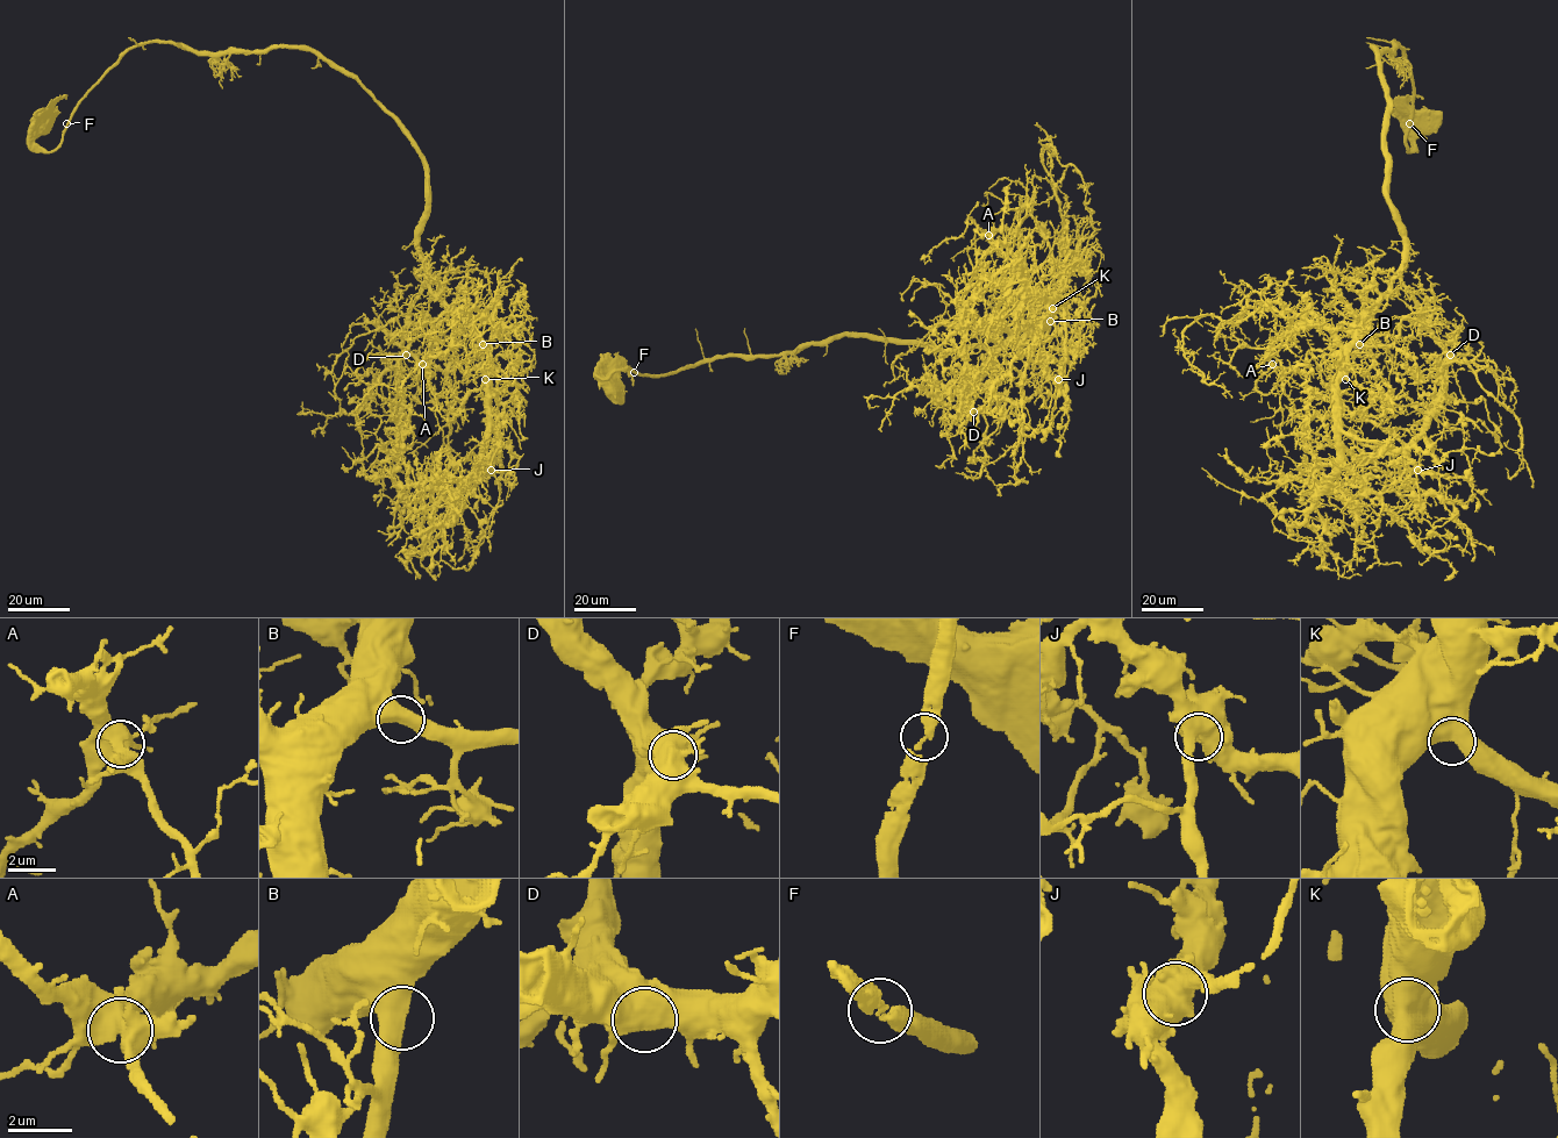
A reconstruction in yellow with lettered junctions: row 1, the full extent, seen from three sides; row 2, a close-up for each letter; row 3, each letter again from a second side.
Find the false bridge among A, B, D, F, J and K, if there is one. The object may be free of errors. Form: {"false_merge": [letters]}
{"false_merge": []}

